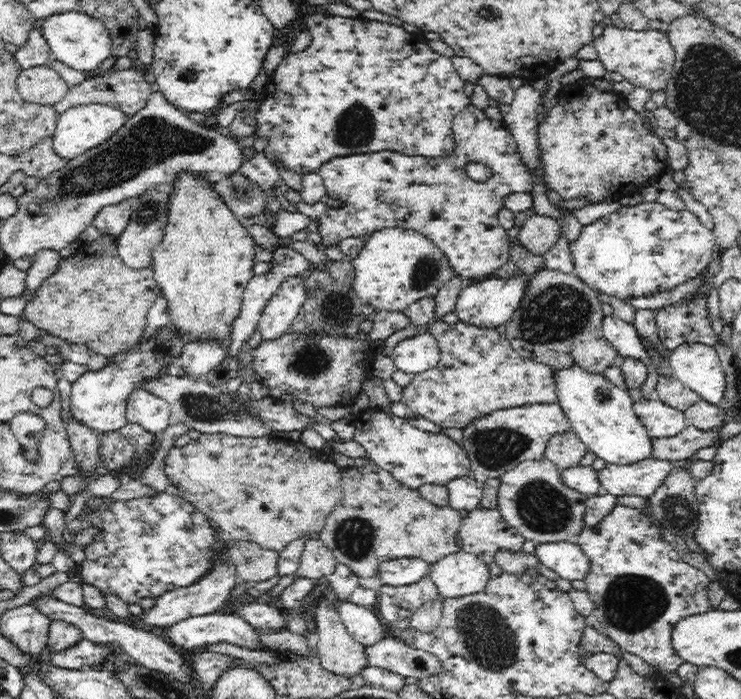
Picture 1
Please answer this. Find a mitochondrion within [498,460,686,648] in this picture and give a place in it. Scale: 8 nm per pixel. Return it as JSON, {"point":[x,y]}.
{"point":[632,602]}

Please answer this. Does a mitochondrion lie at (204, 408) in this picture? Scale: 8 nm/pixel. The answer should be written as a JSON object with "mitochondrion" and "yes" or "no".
{"mitochondrion":"yes"}

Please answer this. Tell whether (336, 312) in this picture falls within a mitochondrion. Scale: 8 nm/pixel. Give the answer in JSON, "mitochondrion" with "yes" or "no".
{"mitochondrion":"yes"}

